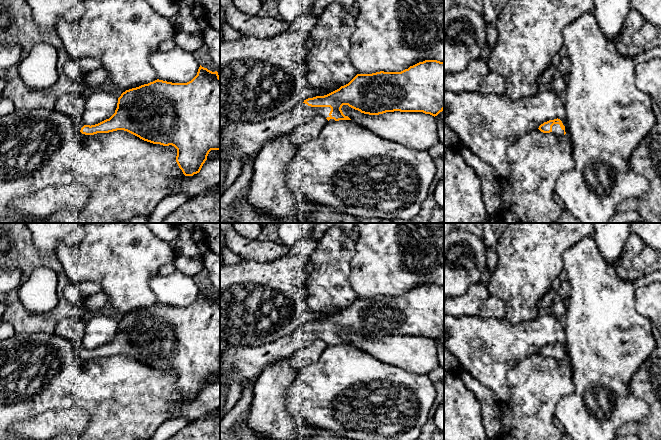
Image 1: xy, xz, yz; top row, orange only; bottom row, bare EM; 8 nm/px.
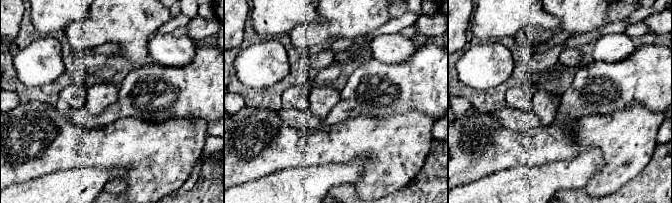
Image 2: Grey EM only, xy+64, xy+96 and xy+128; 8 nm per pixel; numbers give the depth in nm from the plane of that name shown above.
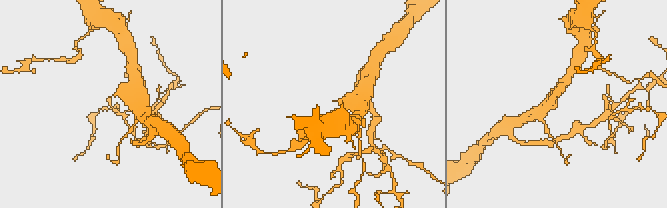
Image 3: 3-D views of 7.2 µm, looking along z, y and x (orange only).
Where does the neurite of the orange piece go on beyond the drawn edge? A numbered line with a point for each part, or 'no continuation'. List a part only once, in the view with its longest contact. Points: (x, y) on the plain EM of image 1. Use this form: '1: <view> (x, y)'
1: xz (240, 364)

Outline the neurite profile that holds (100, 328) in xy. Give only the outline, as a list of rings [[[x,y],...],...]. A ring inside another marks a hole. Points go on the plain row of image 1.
[[[105,311],[86,317],[84,349],[95,349],[109,343],[117,332],[118,322]]]

